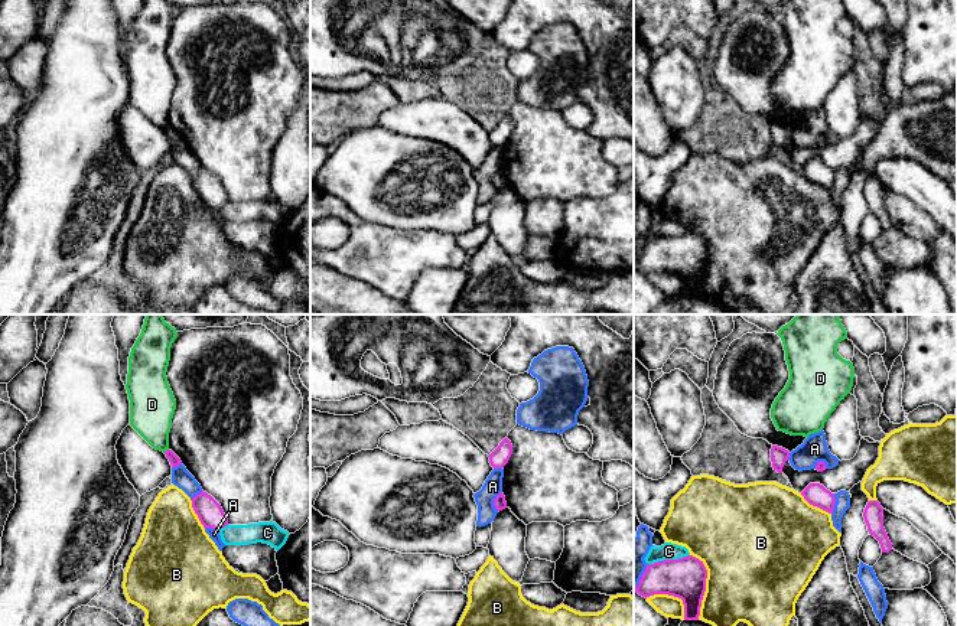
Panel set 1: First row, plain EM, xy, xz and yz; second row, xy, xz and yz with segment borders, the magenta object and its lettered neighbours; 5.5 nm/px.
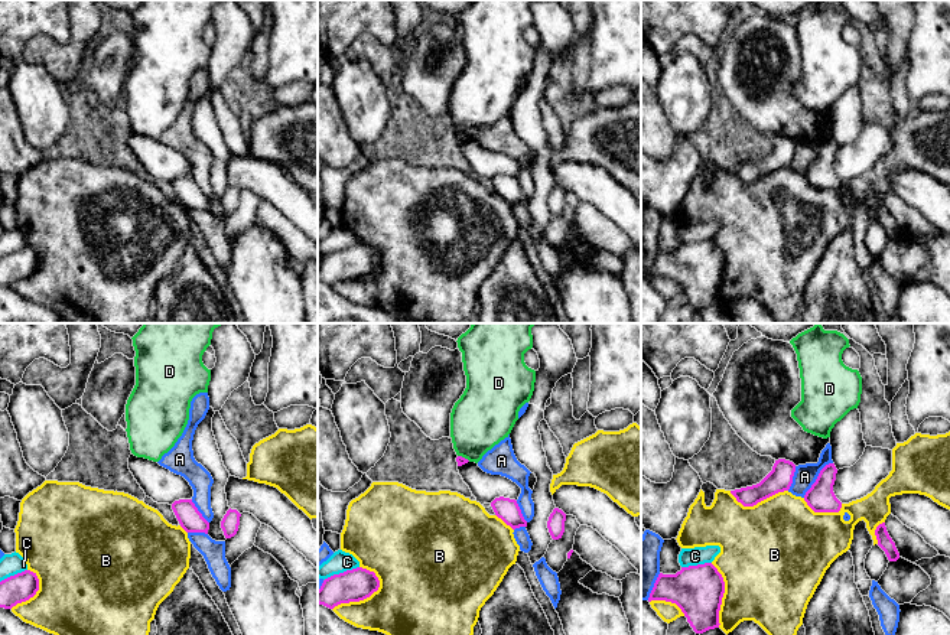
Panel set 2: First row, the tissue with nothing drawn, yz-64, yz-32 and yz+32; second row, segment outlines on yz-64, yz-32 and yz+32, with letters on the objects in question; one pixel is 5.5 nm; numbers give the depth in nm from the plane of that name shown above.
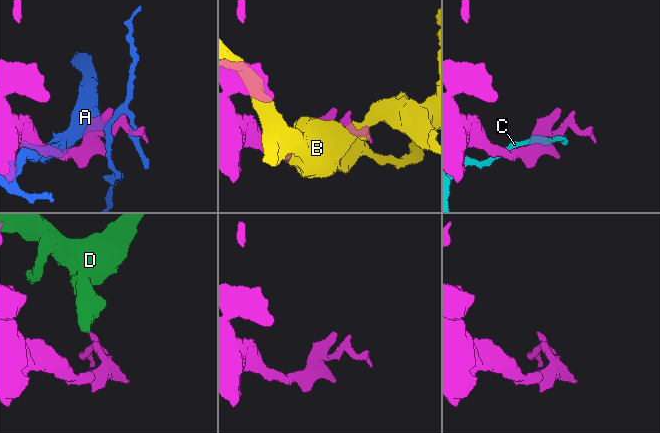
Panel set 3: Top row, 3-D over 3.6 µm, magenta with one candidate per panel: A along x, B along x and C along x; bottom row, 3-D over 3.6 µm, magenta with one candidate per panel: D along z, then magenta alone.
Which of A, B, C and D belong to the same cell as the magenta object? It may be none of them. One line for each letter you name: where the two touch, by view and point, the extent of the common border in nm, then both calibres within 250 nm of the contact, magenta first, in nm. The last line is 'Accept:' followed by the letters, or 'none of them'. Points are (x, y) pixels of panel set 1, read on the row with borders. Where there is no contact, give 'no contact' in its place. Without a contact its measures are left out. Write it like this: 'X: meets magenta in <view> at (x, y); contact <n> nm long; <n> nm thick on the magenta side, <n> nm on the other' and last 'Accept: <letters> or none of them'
Accept: none of them

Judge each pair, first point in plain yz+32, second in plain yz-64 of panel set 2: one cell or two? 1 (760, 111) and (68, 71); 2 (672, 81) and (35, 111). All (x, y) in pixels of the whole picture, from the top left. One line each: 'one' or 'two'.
1: two
2: one

